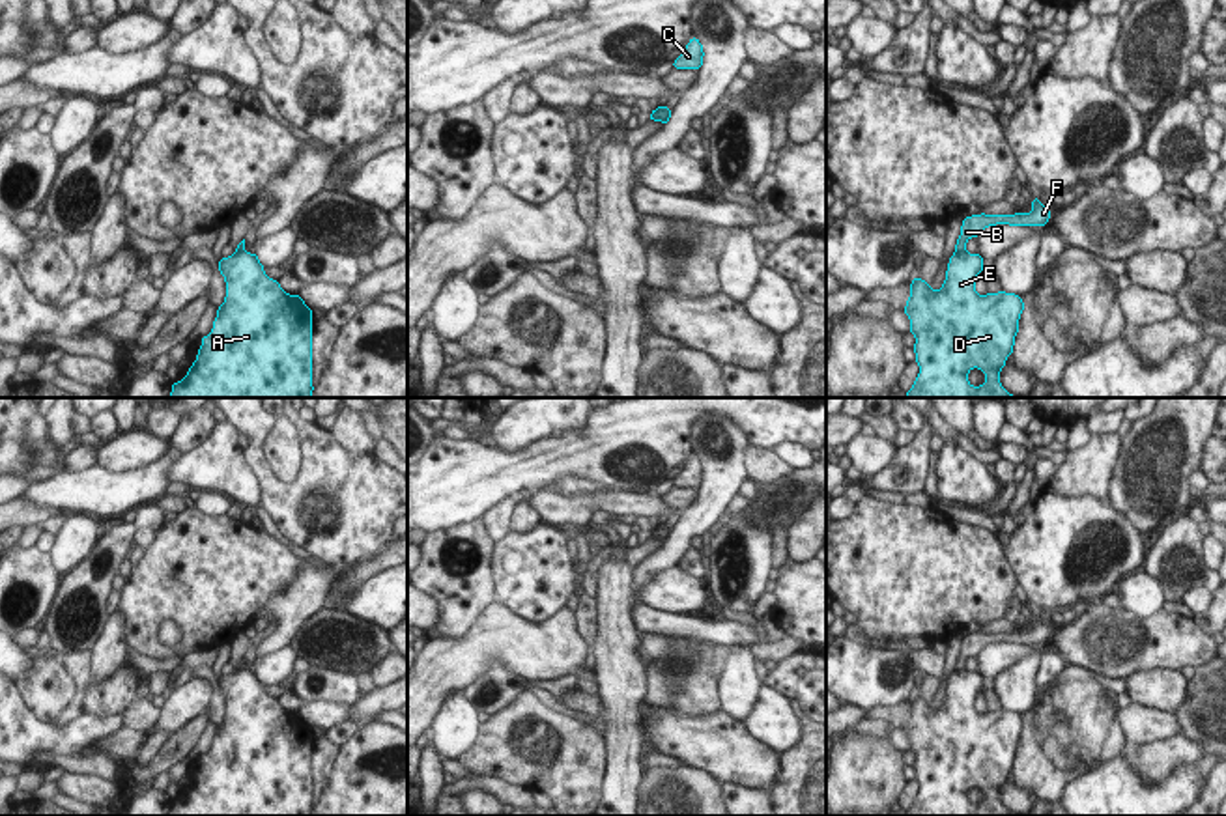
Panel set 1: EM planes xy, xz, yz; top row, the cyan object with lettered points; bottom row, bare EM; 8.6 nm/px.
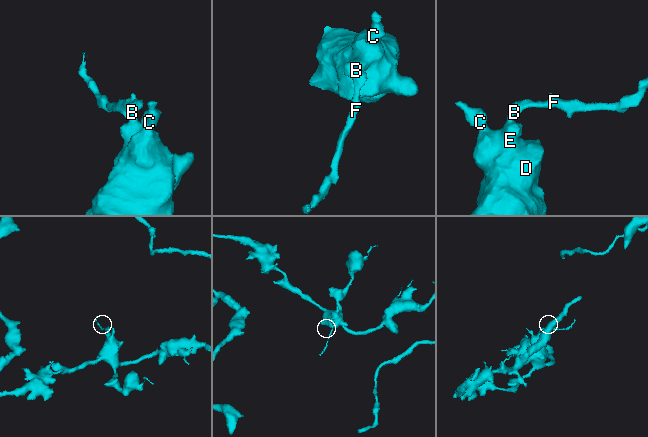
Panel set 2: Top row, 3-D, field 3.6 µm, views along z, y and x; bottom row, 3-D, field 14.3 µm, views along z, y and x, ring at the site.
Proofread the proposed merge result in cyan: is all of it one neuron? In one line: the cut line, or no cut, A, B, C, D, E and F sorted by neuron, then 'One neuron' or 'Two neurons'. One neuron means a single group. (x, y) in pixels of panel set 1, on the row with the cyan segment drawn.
Split along yz (955, 251), (965, 253). Groups: A C D E / B F. Two neurons.

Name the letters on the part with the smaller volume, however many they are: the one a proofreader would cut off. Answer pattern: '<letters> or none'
B, F

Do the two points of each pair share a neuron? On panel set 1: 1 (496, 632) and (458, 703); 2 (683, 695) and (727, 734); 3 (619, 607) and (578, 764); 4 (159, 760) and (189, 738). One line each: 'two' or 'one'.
1: two
2: two
3: two
4: one

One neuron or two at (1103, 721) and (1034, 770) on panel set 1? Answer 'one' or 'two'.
one

